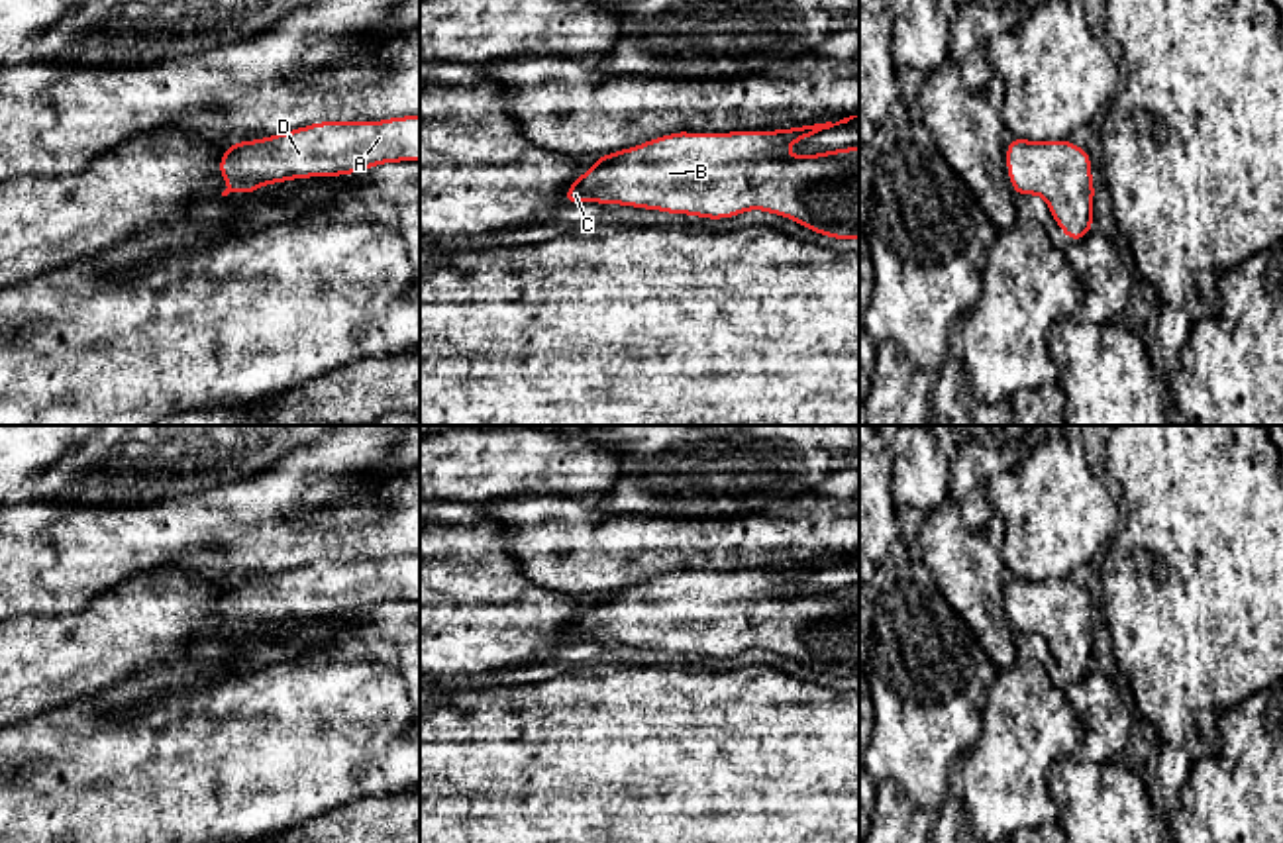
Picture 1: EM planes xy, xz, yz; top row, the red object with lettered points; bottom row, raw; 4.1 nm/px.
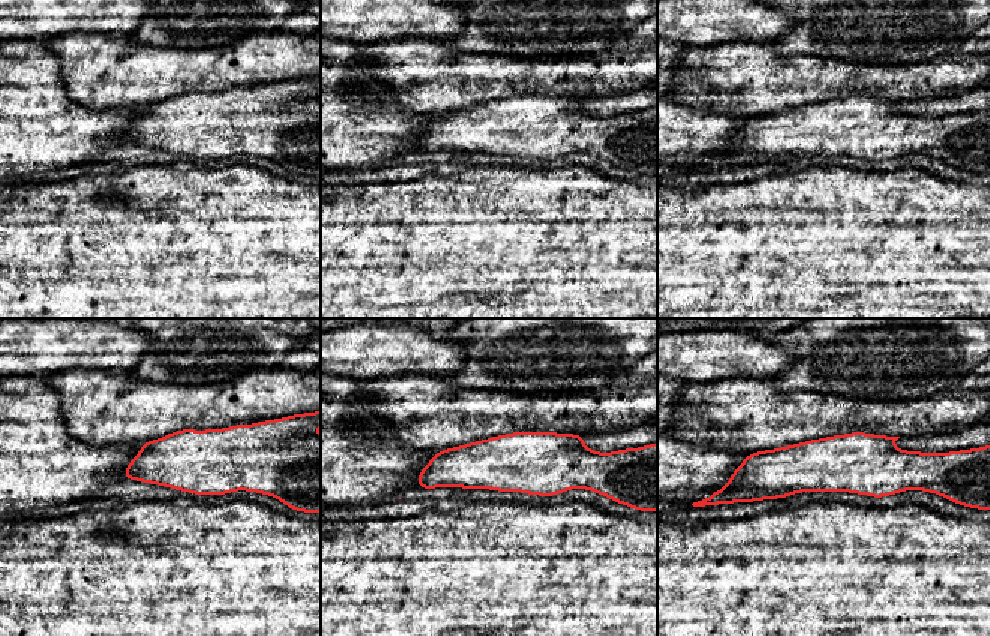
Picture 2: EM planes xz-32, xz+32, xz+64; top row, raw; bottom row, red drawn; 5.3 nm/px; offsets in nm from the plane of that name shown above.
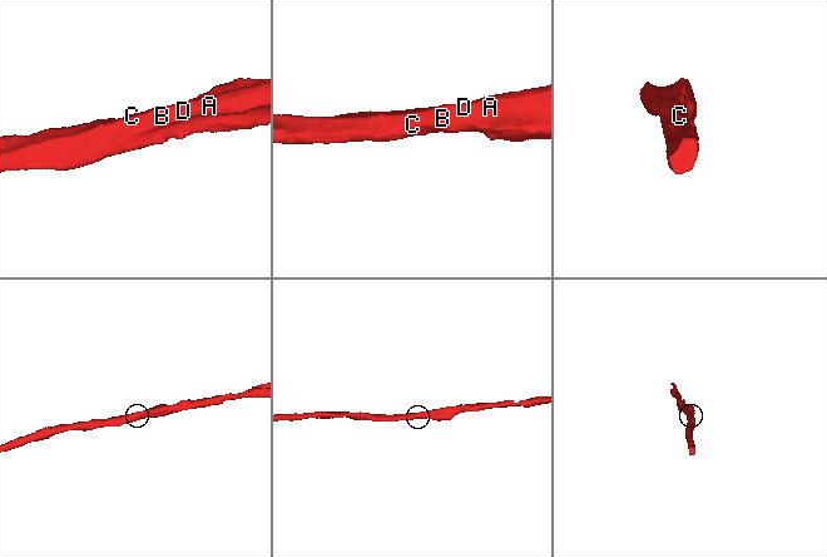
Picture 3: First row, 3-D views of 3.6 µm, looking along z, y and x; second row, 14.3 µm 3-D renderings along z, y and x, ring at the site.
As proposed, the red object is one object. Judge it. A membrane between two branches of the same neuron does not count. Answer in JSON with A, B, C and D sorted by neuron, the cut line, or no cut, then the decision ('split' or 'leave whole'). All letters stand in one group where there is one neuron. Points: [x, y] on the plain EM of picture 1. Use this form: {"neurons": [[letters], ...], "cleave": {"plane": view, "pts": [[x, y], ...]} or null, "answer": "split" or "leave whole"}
{"neurons": [["A", "B", "C", "D"]], "cleave": null, "answer": "leave whole"}

